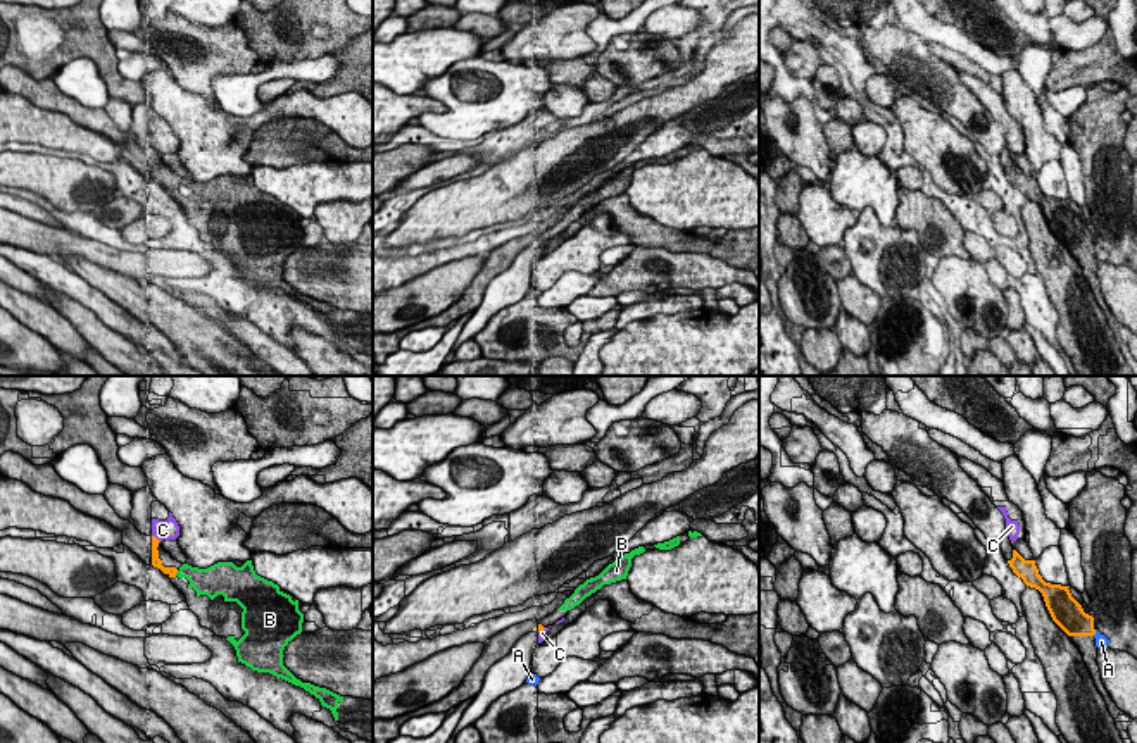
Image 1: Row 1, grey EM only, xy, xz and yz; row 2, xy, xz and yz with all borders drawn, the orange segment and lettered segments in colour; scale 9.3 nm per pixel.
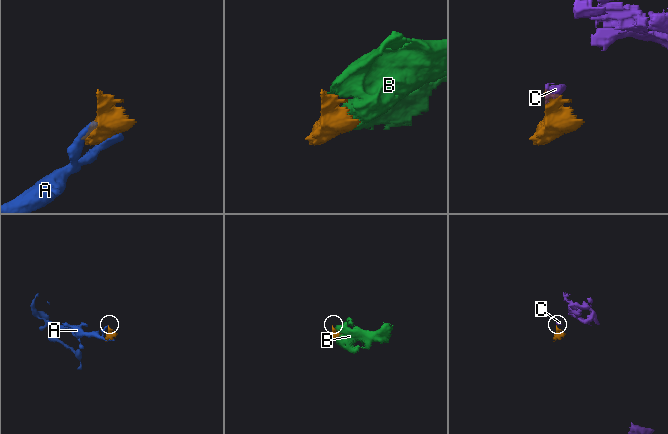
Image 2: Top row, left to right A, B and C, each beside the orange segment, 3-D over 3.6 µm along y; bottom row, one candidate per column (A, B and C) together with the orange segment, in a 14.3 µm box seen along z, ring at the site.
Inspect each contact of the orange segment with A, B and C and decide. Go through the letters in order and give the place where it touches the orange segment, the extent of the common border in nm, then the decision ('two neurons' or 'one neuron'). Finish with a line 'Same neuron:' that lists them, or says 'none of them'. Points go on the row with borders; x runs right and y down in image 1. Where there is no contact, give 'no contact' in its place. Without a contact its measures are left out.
A: contact yz (1094, 633); length 70 nm; two neurons
B: contact xy (176, 571); length 60 nm; one neuron
C: contact xy (156, 538); length 110 nm; two neurons
Same neuron: B

